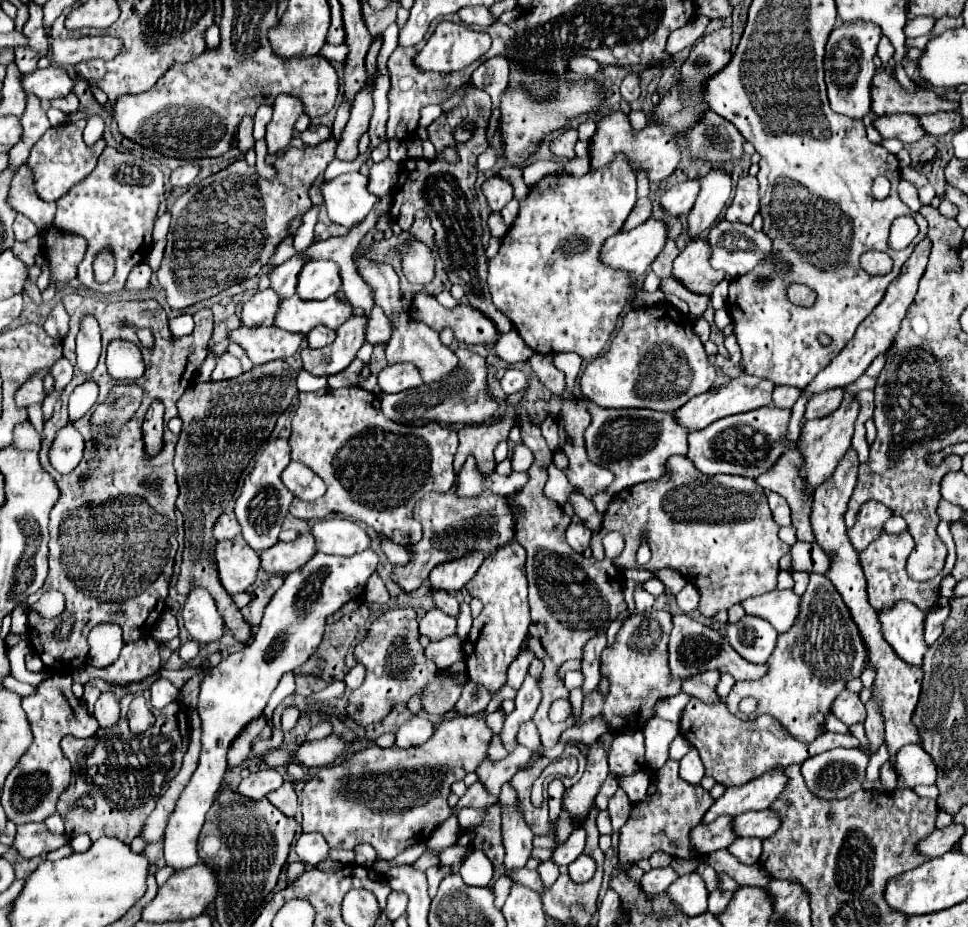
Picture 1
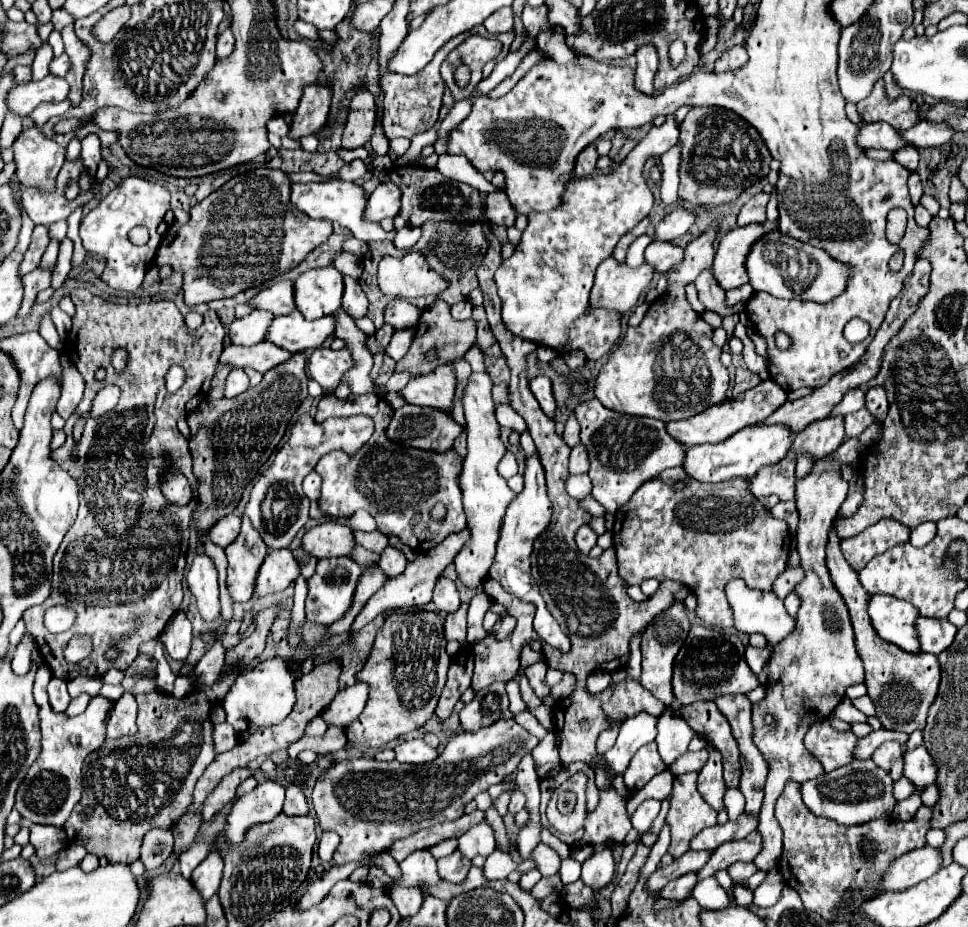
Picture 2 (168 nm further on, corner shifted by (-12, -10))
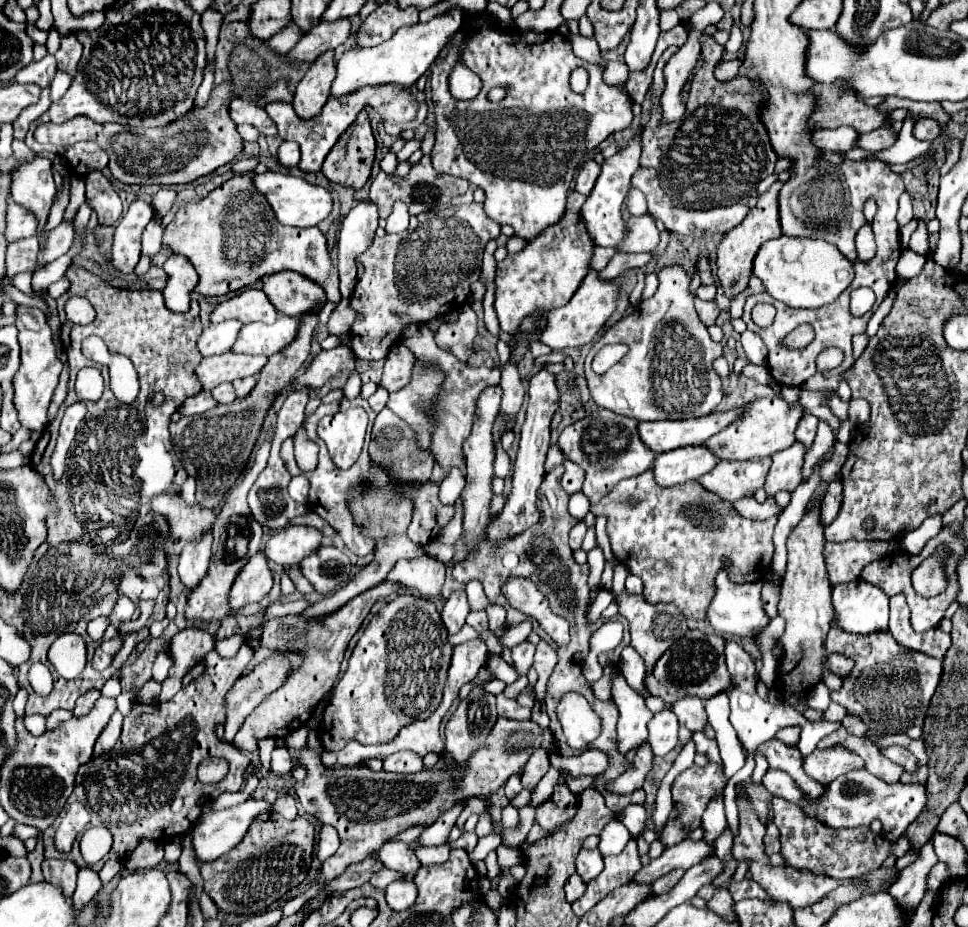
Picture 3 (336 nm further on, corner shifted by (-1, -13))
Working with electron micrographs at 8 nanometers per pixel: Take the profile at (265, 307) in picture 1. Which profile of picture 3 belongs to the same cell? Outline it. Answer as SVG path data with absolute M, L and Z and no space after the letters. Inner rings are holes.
M225 320L221 324L205 328L197 340L197 348L201 356L215 356L215 354L229 352L231 346L235 344L235 338L241 326L243 324L237 320Z

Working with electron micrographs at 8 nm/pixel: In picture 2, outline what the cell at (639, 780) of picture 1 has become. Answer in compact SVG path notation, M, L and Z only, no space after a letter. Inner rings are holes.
M658 799L644 801L644 803L636 809L636 813L632 815L632 827L634 827L640 835L646 833L658 813L660 813L660 801L658 801Z

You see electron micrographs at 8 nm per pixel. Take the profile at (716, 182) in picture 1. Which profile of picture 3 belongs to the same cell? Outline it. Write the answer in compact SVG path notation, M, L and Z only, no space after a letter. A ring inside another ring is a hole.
M671 266L663 268L659 274L659 288L657 292L649 298L643 300L629 316L613 324L589 350L587 360L585 360L585 374L587 374L587 384L591 390L591 396L597 406L607 408L615 414L629 416L635 420L685 420L685 418L701 418L705 414L715 412L723 398L723 388L721 388L721 378L713 368L713 362L723 356L723 344L713 342L709 338L709 332L705 324L699 320L695 306L693 306L693 296L689 292L689 274L681 266ZM617 342L627 342L629 352L627 356L617 362L609 372L603 376L595 374L591 370L591 360L593 356L607 344L617 344Z

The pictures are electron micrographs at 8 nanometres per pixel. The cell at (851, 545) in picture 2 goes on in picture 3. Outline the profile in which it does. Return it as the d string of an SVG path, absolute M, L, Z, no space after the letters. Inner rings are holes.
M847 540L847 542L827 542L823 556L825 556L825 566L829 574L831 584L839 582L851 582L857 580L861 570L877 560L885 558L885 554L891 554L895 550L897 542L869 542L869 540Z

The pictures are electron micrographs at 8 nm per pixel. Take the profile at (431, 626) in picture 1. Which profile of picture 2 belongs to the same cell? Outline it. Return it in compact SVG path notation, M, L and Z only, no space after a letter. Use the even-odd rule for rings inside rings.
M462 603L462 607L456 613L446 615L446 619L444 619L446 641L458 641L462 649L468 645L468 641L466 641L466 609L468 609L468 605Z

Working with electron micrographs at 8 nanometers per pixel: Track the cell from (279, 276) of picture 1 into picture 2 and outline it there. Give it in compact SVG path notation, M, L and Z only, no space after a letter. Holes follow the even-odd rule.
M280 281L270 285L268 289L260 291L254 299L250 299L258 309L272 311L274 315L288 315L296 309L294 301L294 287L292 281Z

